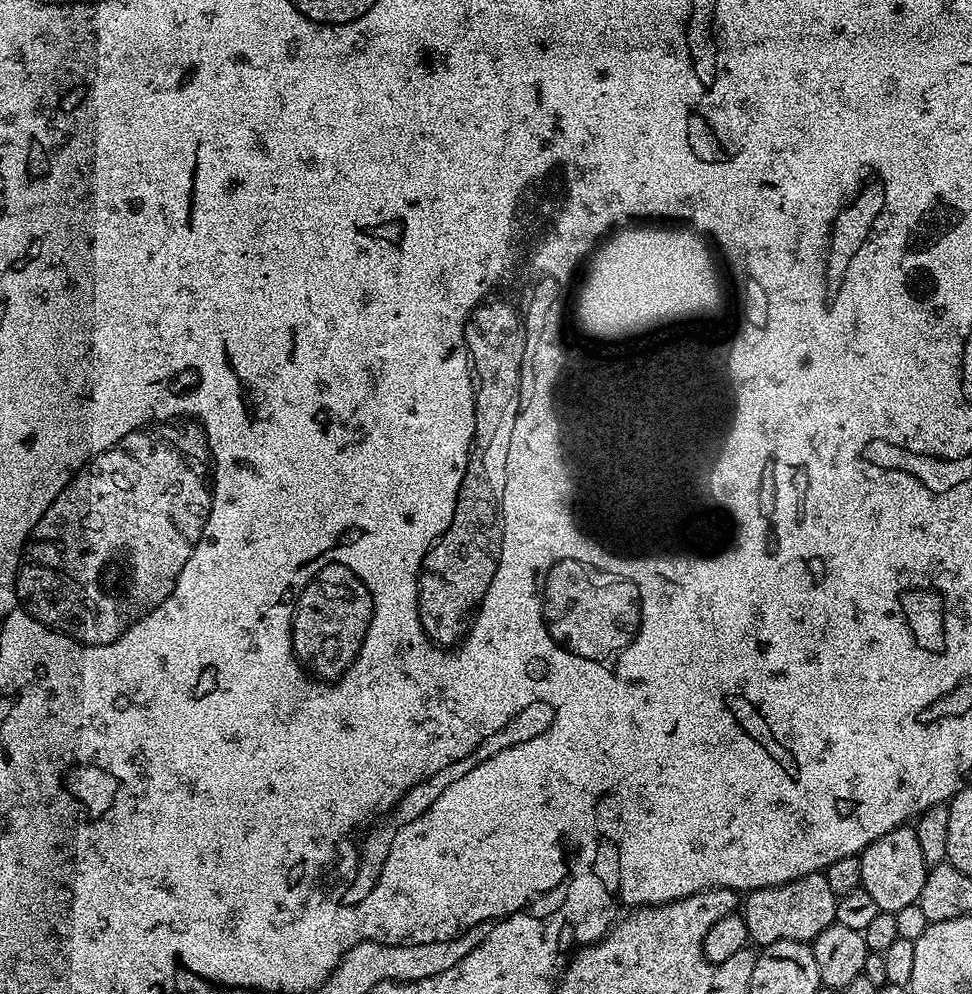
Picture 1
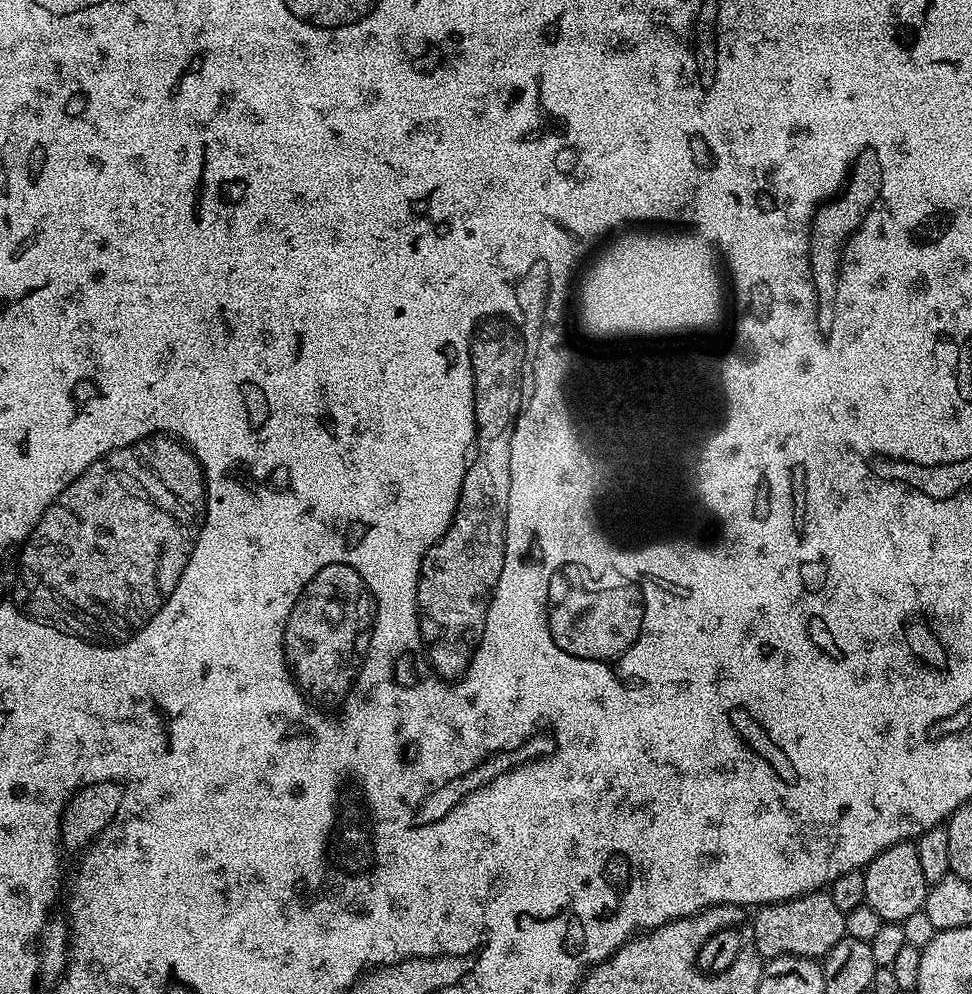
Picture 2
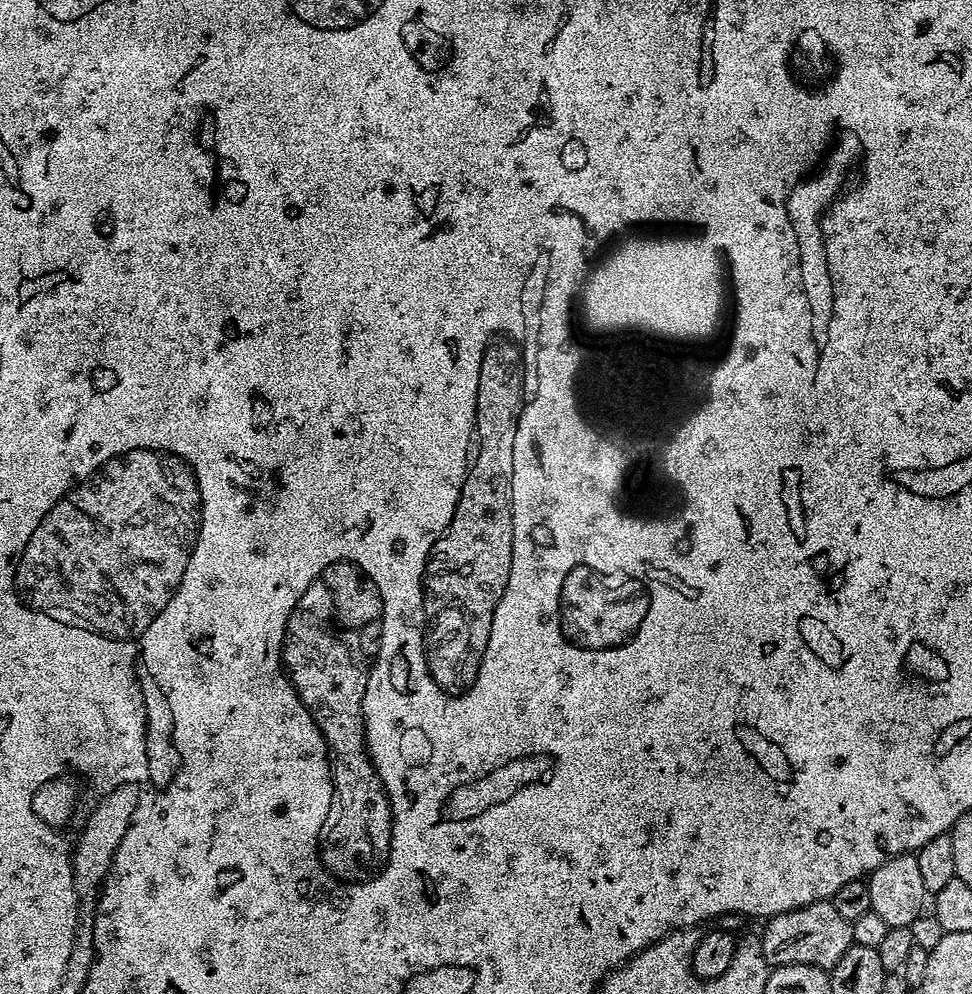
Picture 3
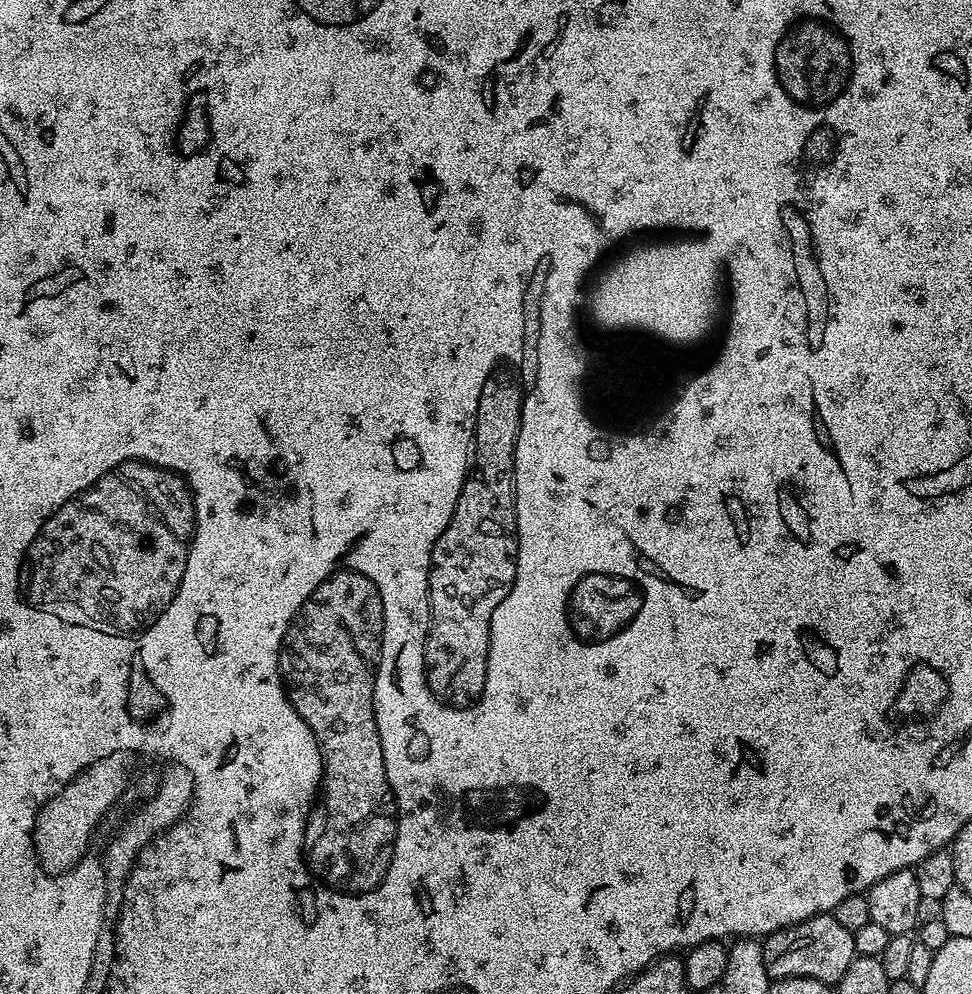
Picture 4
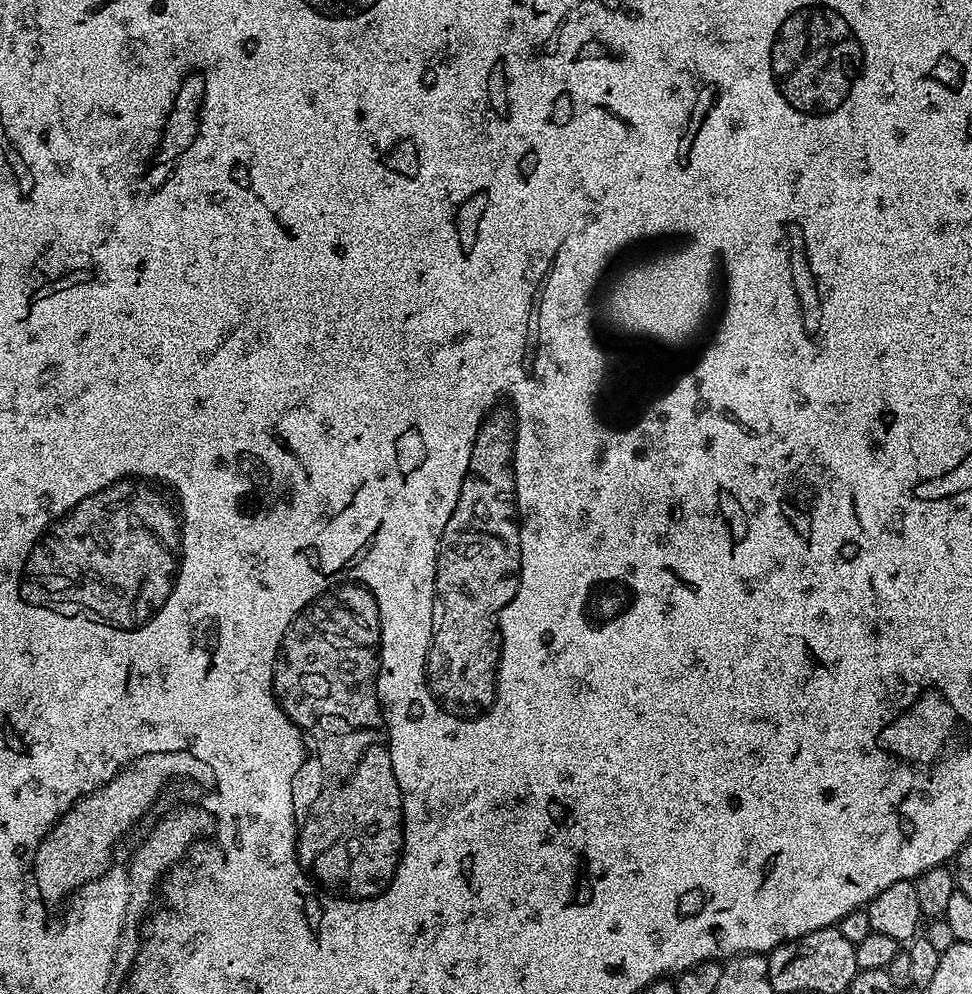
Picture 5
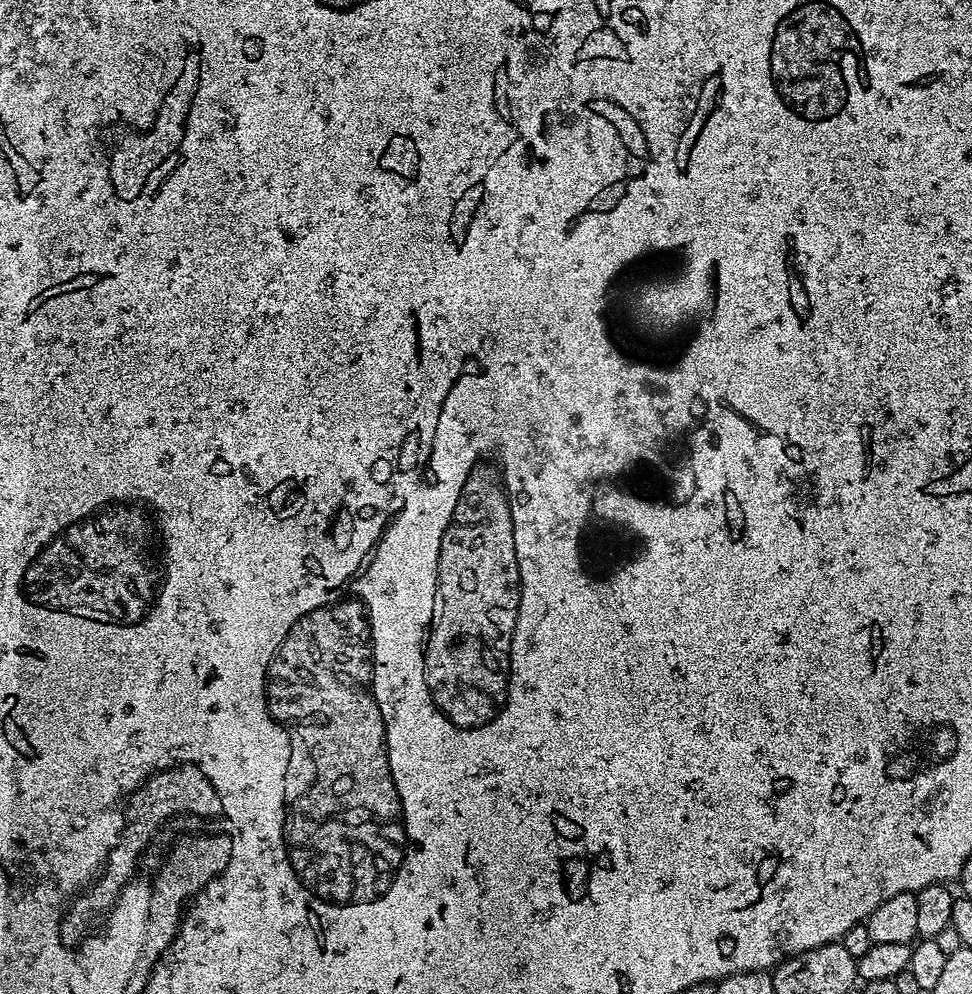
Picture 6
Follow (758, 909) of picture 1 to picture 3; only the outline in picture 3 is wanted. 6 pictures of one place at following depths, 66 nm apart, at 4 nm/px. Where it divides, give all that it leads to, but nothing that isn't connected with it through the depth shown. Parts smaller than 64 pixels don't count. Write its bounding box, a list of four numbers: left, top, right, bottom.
[762,900,852,970]

